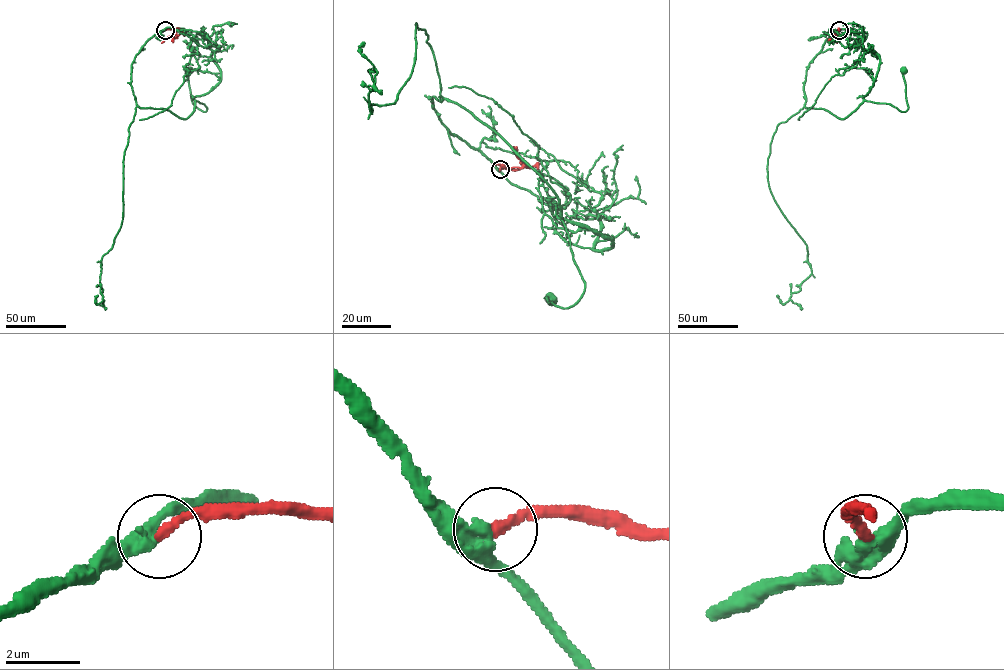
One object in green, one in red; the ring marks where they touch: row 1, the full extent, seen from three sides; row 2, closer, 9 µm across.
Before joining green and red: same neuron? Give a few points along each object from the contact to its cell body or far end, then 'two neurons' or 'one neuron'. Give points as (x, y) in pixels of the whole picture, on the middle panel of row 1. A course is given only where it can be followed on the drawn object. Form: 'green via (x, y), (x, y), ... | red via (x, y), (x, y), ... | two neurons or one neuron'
green via (500, 170), (451, 133), (432, 97), (456, 102), (491, 127), (559, 200), (585, 290), (568, 307), (550, 298) | red via (500, 169), (531, 167), (493, 164) | one neuron

